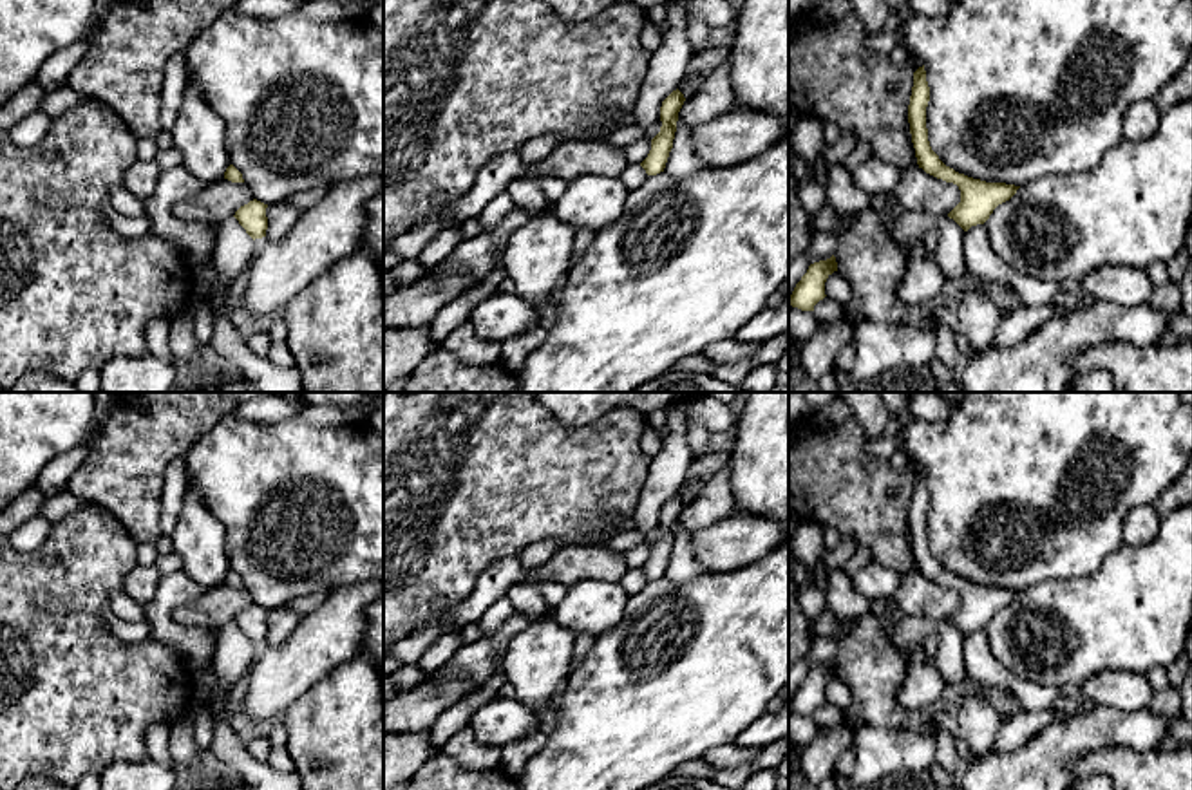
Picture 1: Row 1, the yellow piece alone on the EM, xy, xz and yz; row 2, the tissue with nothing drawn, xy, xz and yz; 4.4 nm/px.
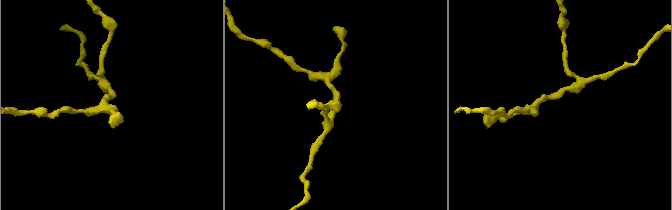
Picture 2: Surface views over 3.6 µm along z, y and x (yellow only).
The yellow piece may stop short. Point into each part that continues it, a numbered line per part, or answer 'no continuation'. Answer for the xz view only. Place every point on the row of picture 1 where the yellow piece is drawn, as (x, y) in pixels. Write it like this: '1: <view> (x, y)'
no continuation

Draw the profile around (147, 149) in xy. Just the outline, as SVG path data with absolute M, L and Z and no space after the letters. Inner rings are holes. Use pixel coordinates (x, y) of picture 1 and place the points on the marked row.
M137 137L136 139L136 159L137 161L154 161L159 152L156 137Z

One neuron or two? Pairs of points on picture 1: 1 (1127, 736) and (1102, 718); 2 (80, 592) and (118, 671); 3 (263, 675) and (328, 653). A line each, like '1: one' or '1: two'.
1: one
2: one
3: one

